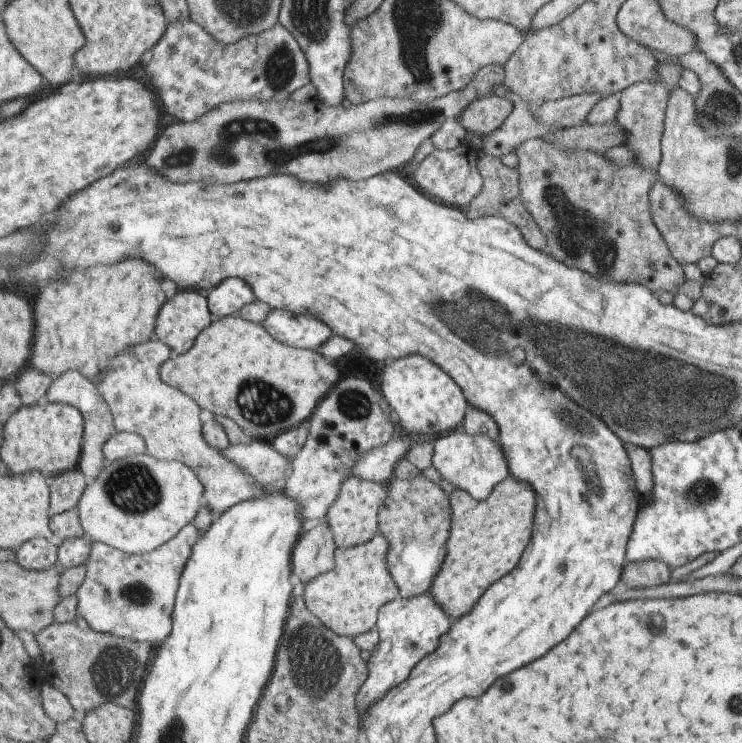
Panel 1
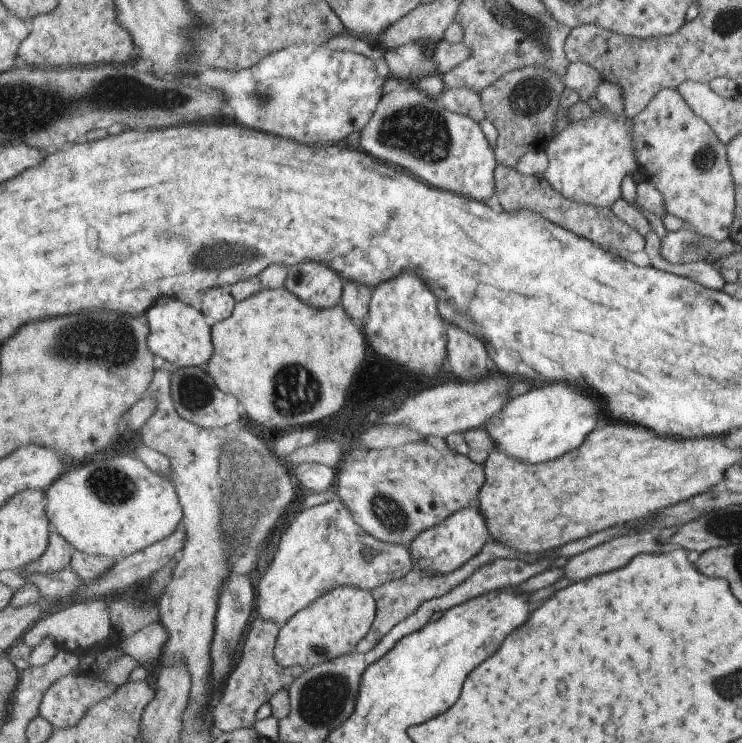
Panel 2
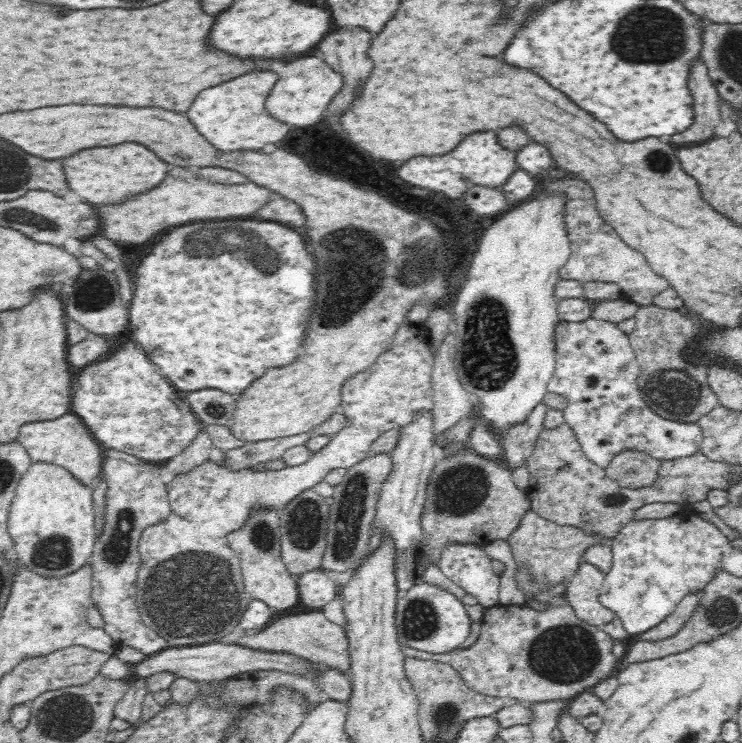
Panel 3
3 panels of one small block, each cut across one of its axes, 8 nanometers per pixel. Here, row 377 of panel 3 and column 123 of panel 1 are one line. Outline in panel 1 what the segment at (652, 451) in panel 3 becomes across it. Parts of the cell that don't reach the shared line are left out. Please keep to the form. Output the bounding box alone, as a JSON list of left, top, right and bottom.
[73,524,201,648]

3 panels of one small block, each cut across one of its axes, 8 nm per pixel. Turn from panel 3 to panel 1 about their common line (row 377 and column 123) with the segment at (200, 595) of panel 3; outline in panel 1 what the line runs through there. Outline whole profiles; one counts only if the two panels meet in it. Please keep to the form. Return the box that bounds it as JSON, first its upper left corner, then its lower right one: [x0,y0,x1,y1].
[97,338,267,520]

